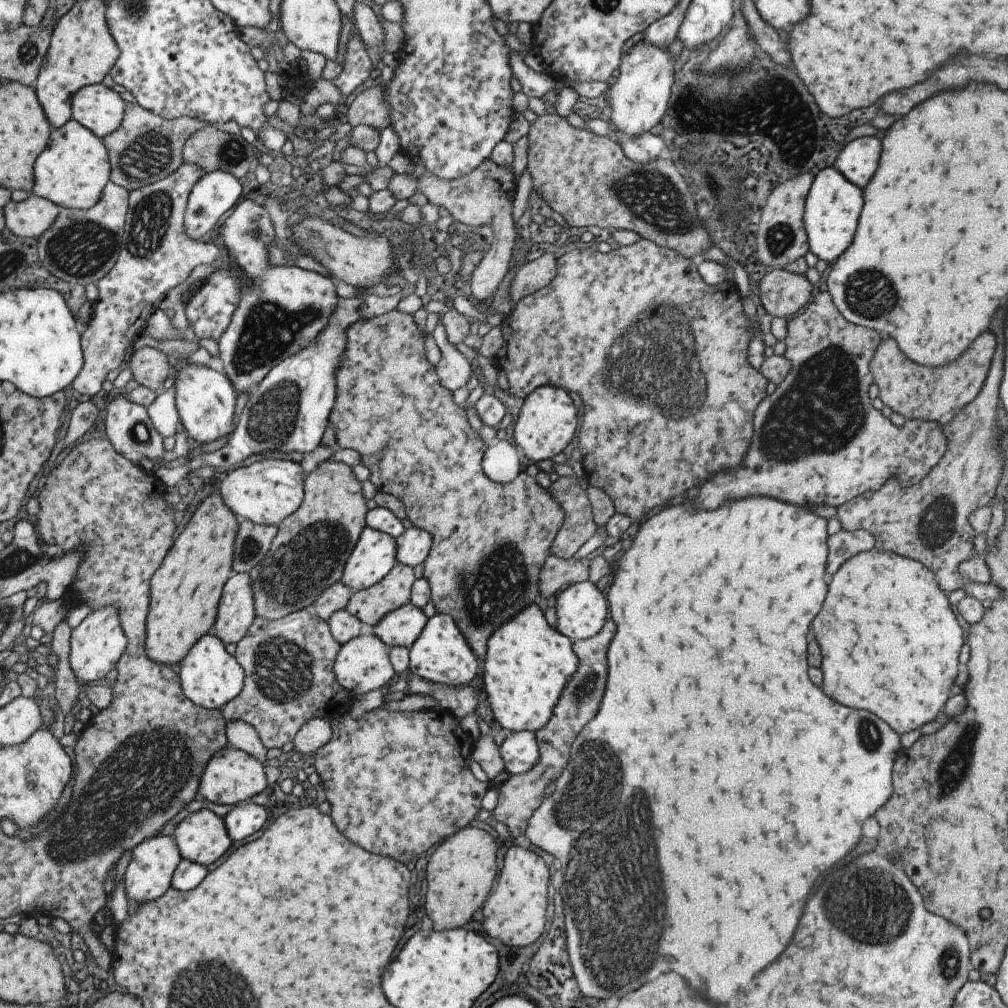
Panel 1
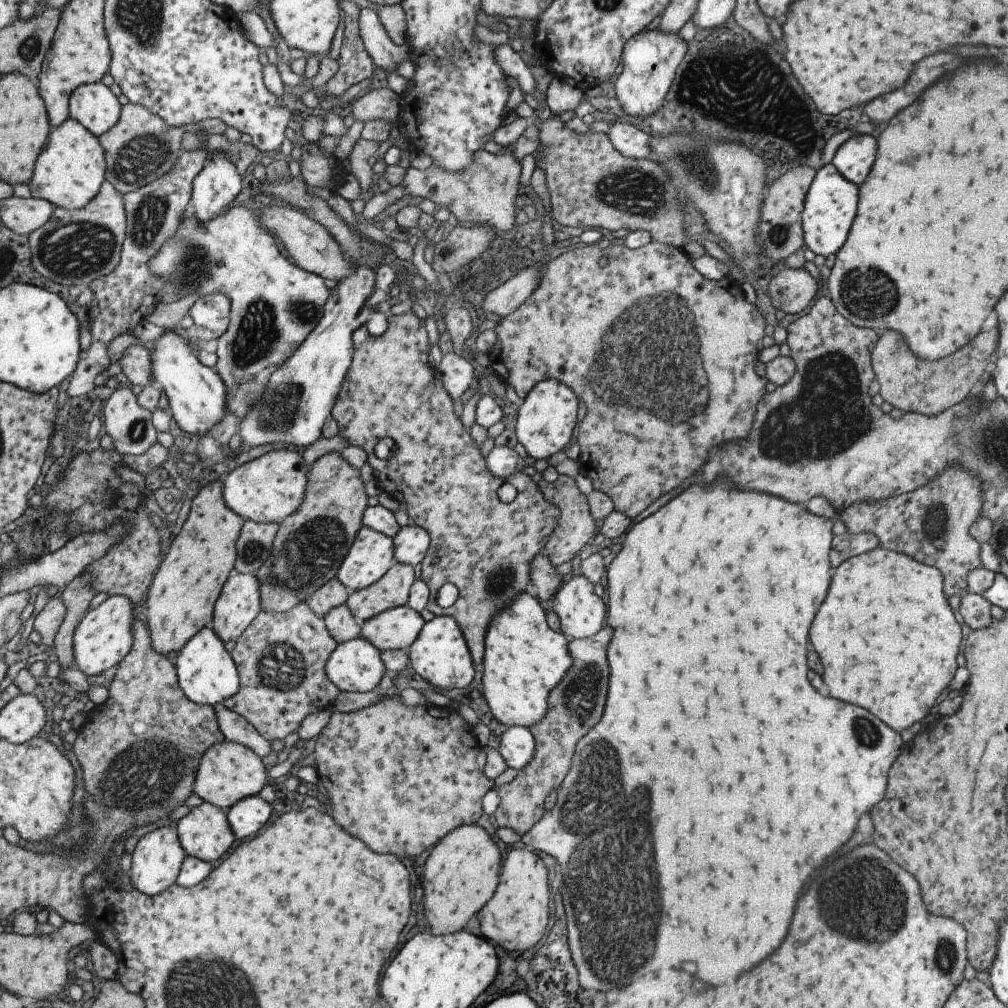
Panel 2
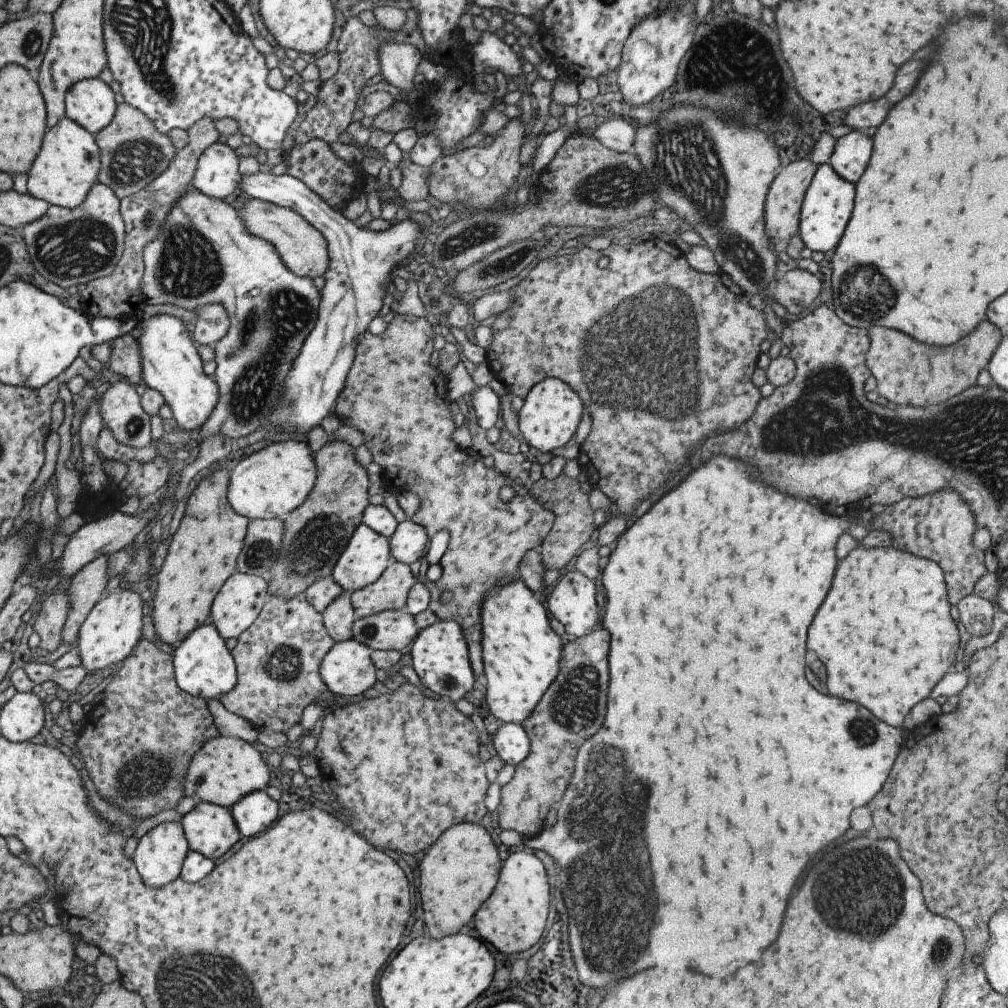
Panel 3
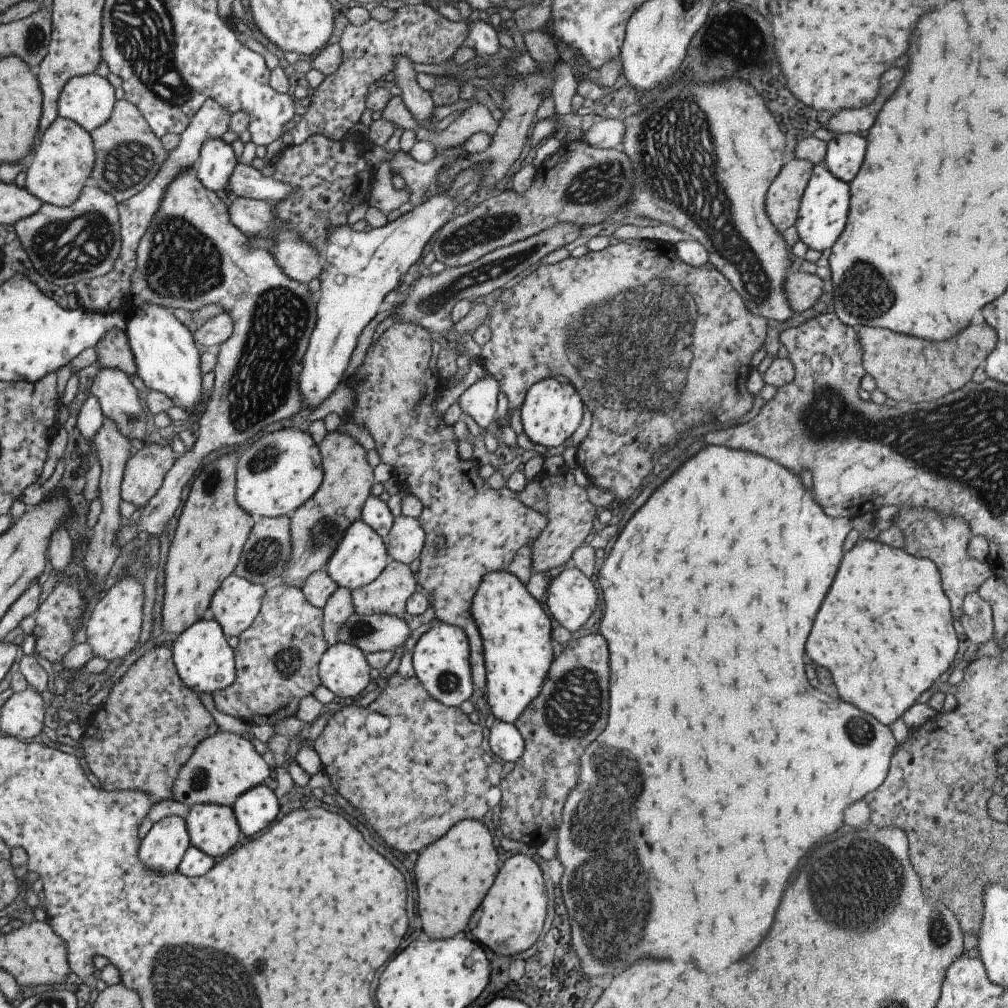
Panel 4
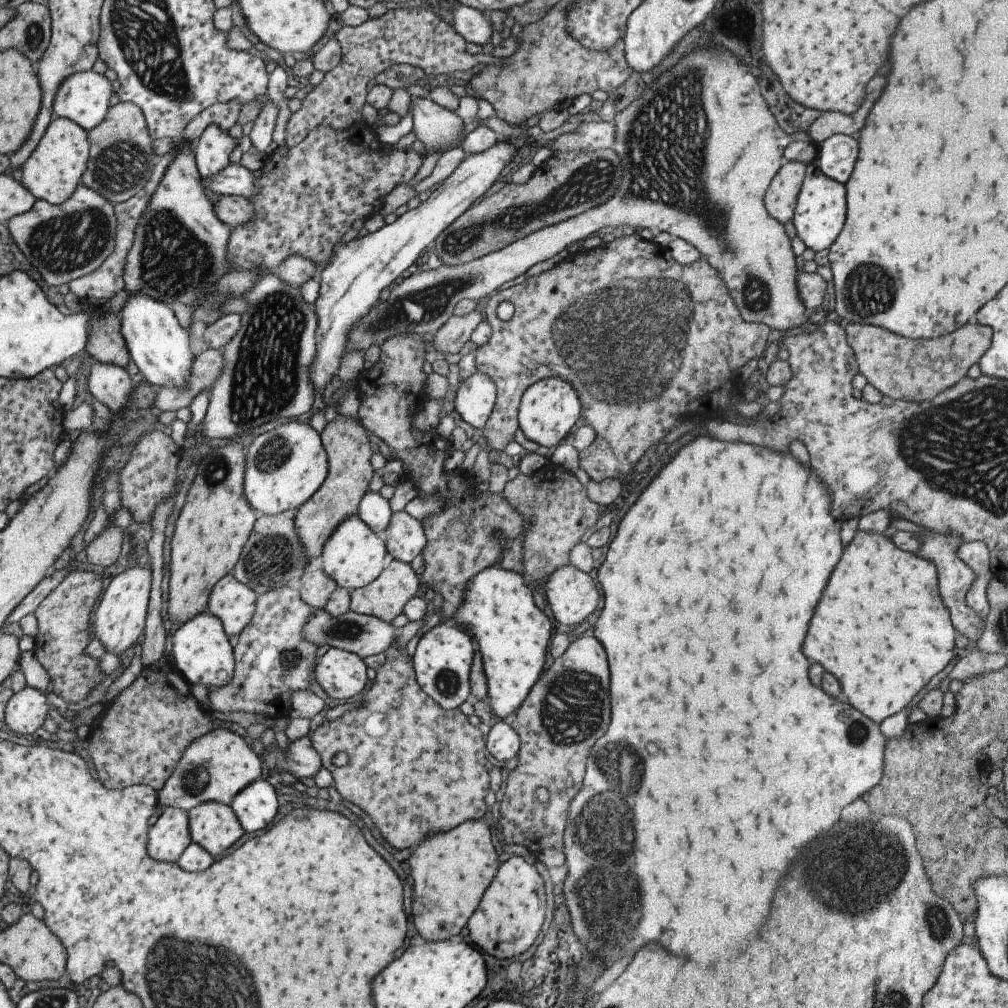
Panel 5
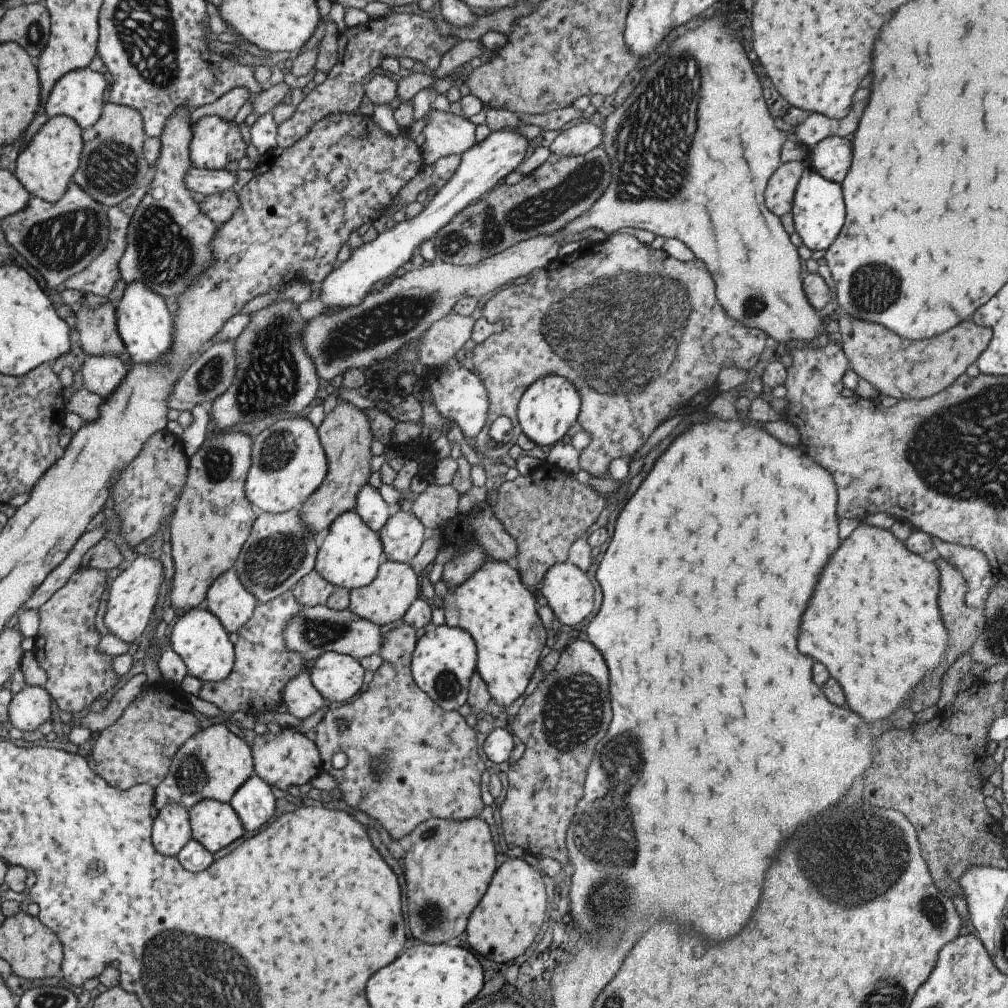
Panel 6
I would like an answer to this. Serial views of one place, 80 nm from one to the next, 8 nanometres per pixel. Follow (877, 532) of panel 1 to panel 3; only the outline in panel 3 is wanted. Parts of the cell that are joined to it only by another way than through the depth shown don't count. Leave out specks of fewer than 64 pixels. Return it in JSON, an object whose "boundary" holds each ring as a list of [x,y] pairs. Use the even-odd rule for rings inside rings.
{"boundary":[[[937,491],[933,495],[921,498],[904,498],[894,505],[887,505],[877,520],[869,524],[870,529],[885,529],[891,533],[892,546],[897,550],[926,558],[935,562],[943,571],[944,587],[946,588],[947,600],[951,606],[955,606],[963,597],[973,594],[977,581],[987,573],[983,565],[983,551],[976,549],[971,544],[974,533],[974,518],[969,507],[960,500],[960,496],[954,491]]]}

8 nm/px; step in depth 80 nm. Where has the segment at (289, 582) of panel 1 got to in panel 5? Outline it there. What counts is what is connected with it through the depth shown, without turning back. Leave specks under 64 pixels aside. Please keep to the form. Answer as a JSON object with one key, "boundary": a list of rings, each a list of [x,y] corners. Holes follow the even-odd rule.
{"boundary":[[[338,414],[333,420],[326,422],[319,436],[325,449],[328,472],[322,485],[294,511],[293,518],[295,534],[305,550],[308,565],[317,563],[323,544],[339,526],[339,522],[358,514],[360,498],[368,490],[367,485],[374,472],[369,464],[373,440],[367,439],[366,430],[355,419]]]}

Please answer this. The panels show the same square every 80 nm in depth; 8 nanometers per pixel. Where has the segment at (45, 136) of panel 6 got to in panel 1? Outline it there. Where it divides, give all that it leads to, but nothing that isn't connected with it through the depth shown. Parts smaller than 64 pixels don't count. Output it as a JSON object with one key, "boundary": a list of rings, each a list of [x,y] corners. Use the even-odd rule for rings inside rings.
{"boundary":[[[72,118],[65,125],[51,129],[49,144],[33,164],[34,186],[29,192],[59,208],[86,209],[93,206],[109,181],[110,164],[102,139]]]}

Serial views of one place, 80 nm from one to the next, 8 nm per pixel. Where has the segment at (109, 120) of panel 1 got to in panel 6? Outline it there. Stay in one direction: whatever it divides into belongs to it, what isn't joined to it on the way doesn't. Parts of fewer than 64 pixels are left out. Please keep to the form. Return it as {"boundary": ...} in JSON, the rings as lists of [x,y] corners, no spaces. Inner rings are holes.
{"boundary":[[[83,68],[81,70],[73,70],[67,73],[63,78],[61,78],[54,86],[50,92],[50,97],[45,100],[45,104],[42,106],[46,107],[47,118],[51,119],[55,116],[65,116],[66,118],[71,118],[75,123],[78,124],[82,129],[88,128],[99,120],[101,116],[101,110],[104,108],[106,103],[106,94],[108,91],[107,76],[100,74],[99,72],[93,72],[89,68]]]}

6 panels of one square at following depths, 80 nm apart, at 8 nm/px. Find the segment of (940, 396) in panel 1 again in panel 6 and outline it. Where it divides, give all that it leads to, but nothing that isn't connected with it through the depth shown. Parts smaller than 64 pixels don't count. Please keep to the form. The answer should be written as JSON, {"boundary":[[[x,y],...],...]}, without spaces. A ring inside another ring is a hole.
{"boundary":[[[845,312],[839,313],[840,347],[848,360],[848,366],[858,377],[867,380],[881,394],[893,398],[925,398],[937,390],[947,388],[969,364],[985,350],[990,341],[991,328],[983,328],[971,322],[959,322],[949,332],[923,342],[901,340],[891,330],[877,323],[862,321]]]}

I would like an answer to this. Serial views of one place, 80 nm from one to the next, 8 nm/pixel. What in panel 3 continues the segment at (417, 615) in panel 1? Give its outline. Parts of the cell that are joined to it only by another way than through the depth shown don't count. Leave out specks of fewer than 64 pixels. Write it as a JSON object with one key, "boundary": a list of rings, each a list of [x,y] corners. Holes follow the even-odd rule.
{"boundary":[[[404,610],[381,611],[350,624],[350,638],[373,651],[403,650],[418,632],[413,617]]]}

